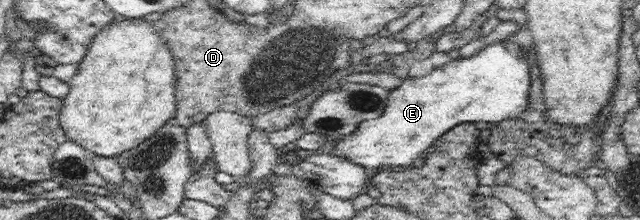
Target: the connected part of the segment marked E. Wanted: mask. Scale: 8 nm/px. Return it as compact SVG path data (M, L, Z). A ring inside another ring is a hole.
M505 39L502 42L494 42L485 48L482 48L474 56L468 58L455 58L451 62L442 65L441 67L435 67L430 74L424 75L423 77L409 77L403 80L402 84L389 91L389 97L387 100L387 107L382 112L380 117L376 119L370 119L362 121L358 125L358 129L354 129L354 133L350 135L344 135L340 138L340 143L334 146L332 153L346 158L346 160L358 164L366 170L370 171L372 174L374 171L379 171L383 169L382 167L386 165L402 165L408 167L412 165L412 161L419 156L424 155L427 149L444 133L450 131L456 125L460 123L475 123L477 121L486 121L489 125L492 123L497 123L504 120L515 120L516 117L520 117L524 111L528 108L530 96L530 83L532 83L532 78L530 78L530 64L528 64L528 58L526 58L526 49L522 49L518 43L510 41L510 39Z

